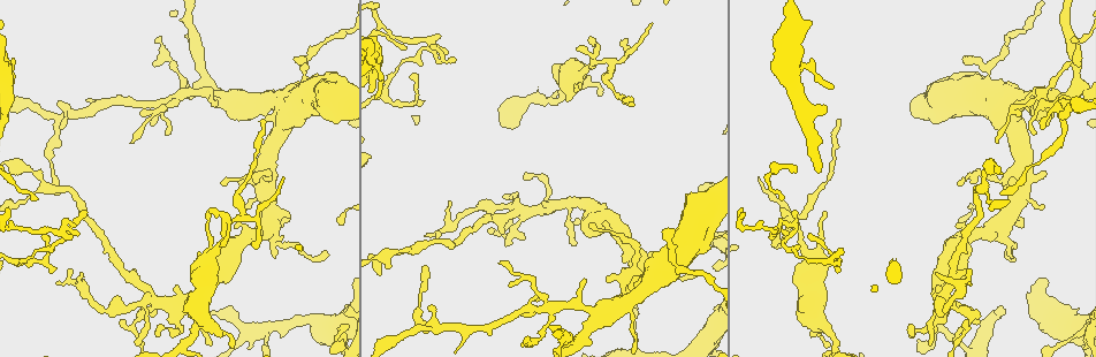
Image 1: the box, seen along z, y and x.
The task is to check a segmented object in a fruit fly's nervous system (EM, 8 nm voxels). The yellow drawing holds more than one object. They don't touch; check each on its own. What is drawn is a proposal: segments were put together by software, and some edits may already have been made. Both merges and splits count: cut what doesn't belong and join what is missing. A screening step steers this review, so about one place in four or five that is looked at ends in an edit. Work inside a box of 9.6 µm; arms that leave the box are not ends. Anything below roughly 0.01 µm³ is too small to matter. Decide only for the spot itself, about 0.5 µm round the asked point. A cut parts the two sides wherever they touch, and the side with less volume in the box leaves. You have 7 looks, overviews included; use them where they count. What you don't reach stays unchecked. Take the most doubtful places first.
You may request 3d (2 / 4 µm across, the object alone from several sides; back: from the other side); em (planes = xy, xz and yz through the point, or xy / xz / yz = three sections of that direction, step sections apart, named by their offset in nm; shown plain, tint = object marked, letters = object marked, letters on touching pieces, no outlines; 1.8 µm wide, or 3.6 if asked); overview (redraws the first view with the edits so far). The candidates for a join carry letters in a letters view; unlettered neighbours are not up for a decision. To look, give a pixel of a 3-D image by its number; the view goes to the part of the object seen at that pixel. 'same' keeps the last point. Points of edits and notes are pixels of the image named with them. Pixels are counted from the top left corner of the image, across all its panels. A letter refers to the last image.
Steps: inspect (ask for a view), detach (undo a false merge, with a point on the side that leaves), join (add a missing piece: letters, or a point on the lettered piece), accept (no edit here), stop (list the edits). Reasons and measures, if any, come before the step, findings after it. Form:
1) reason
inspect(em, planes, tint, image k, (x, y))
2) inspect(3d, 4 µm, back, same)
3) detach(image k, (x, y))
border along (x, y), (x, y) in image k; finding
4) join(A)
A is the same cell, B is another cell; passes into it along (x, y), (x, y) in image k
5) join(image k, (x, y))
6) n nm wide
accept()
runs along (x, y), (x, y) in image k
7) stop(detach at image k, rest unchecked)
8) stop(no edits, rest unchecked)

sudden change in width
inspect(3d, 4 µm, image 1, (287, 103))

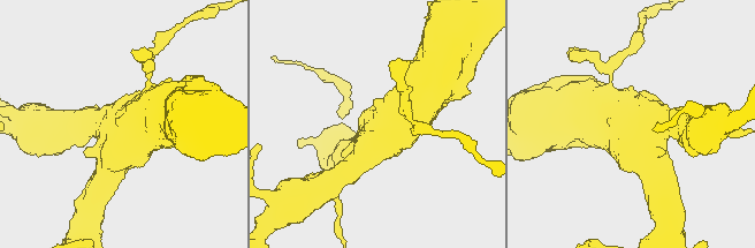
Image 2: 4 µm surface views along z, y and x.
now the EM
inspect(em, xy, step 4, tint, image 2, (378, 145))

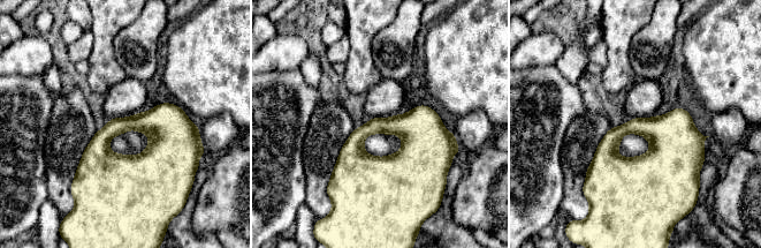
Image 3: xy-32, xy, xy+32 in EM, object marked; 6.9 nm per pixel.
cut it another way
inspect(em, planes, letters, same)

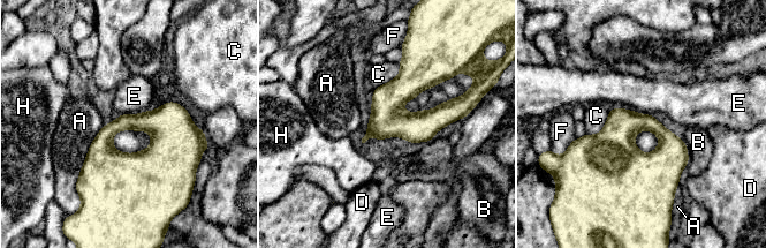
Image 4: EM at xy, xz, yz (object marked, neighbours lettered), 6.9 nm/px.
accept()
A, B, C, D, E, F and H are other cells; border along (146, 110), (139, 113), (120, 114) in image 4; all the same neuron

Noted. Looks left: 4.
calibre changes
inspect(3d, 4 µm, image 1, (239, 217))

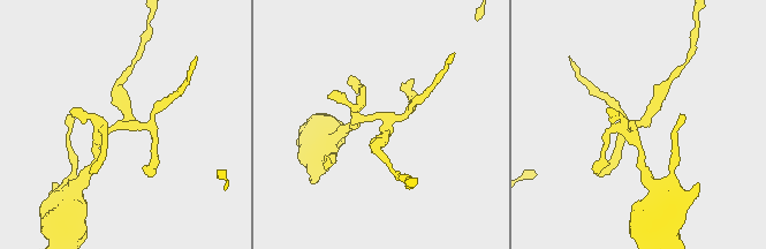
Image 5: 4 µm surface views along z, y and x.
need the tissue
inspect(em, yz, step 8, tint, image 5, (383, 121))

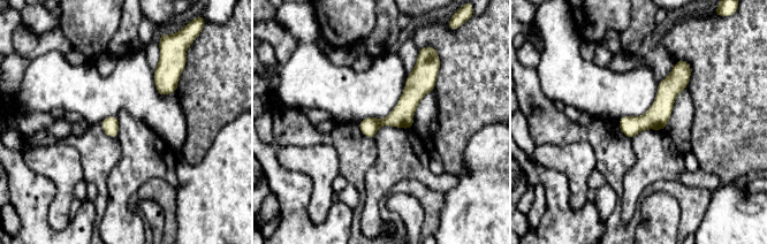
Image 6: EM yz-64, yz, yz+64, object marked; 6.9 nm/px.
inspect(em, planes, letters, same)

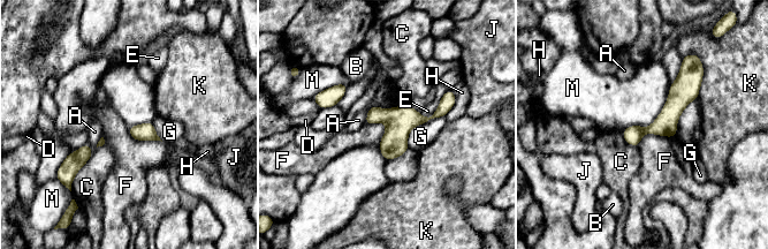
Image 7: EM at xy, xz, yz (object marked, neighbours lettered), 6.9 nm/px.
accept()
A, B, C, D, E, F, G, H, J, K and M are other cells; runs along (689, 75), (673, 110), (630, 141) in image 7; one neuron here

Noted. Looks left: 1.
stop(no edits, rest unchecked)

